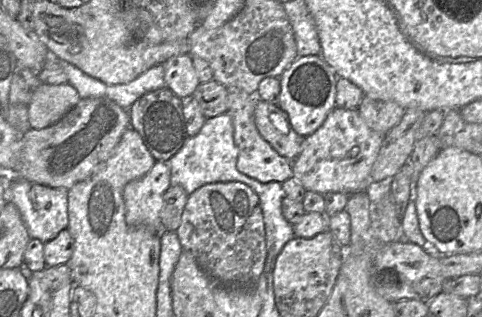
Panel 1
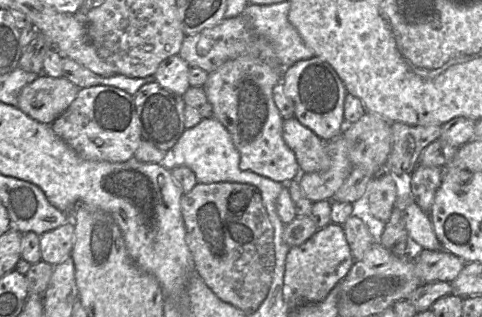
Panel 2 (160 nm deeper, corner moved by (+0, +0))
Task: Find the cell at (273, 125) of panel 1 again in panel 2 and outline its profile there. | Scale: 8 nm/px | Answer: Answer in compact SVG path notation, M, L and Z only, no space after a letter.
M295 117L284 119L283 139L294 152L302 172L324 172L330 168L327 141L318 137Z

